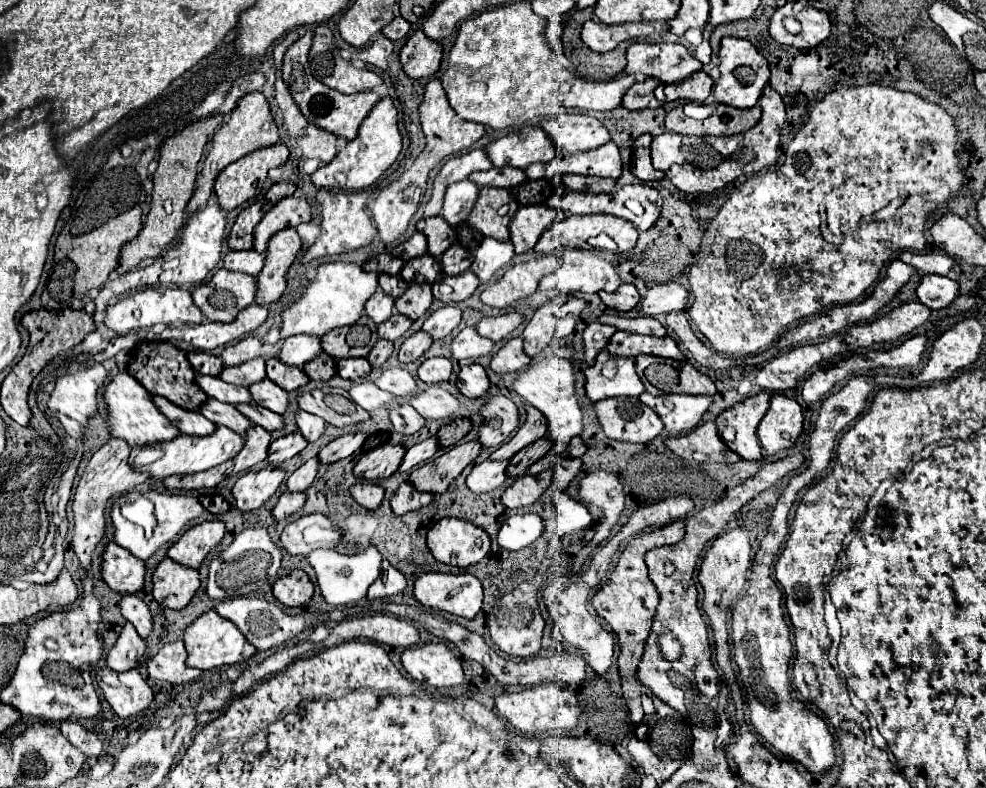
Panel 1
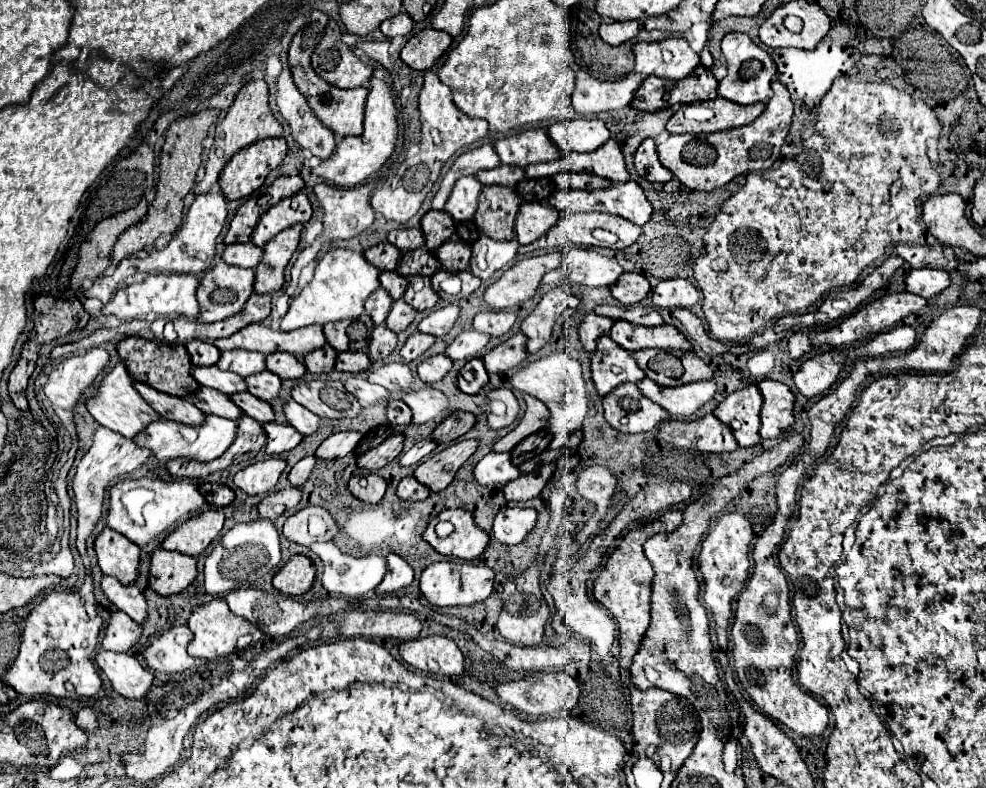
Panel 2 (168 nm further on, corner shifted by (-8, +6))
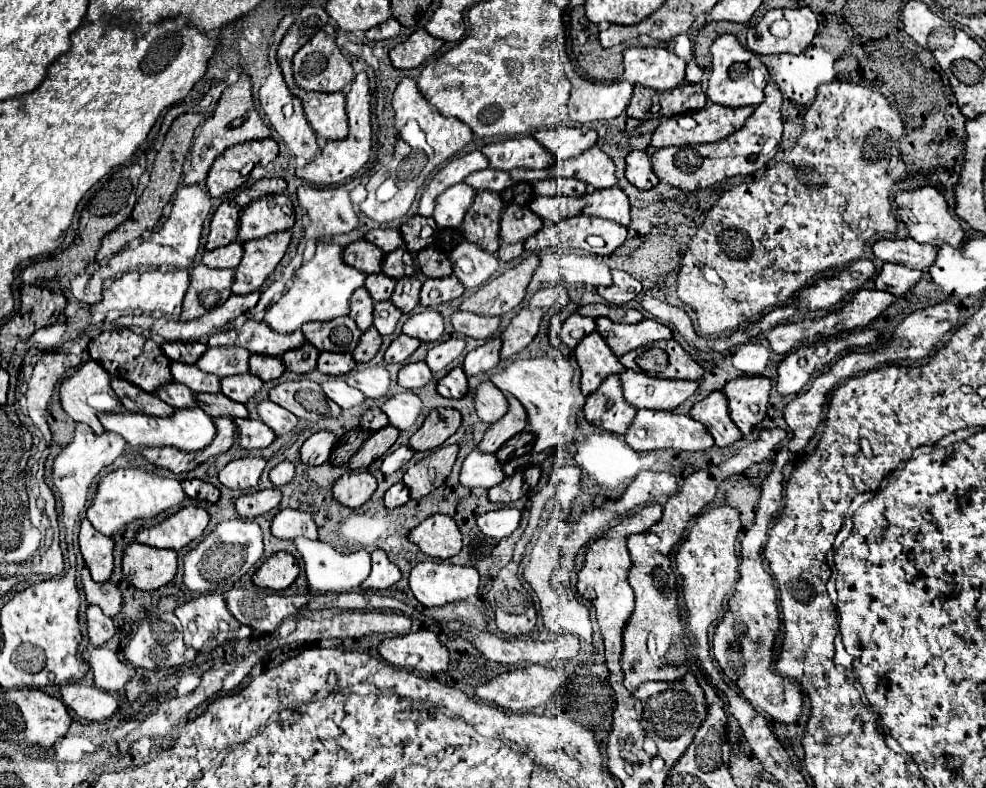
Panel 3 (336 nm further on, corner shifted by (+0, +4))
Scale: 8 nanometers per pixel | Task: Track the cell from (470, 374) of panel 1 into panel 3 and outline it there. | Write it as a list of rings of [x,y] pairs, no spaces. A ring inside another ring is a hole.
[[[453,368],[449,374],[445,374],[439,382],[437,382],[437,392],[443,398],[461,398],[467,392],[467,376],[461,368]]]

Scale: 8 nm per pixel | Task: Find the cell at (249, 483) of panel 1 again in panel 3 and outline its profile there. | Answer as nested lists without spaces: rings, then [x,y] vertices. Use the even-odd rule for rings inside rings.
[[[247,456],[247,458],[237,458],[227,462],[221,472],[217,474],[219,482],[225,488],[233,488],[233,490],[247,490],[257,486],[259,476],[265,468],[265,460],[257,458],[257,456]]]

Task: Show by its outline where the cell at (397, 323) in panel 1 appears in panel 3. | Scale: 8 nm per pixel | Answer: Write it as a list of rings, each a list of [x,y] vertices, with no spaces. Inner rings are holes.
[[[389,300],[385,302],[375,302],[373,310],[373,326],[377,328],[379,334],[393,334],[397,322],[401,318],[401,310],[397,310]]]

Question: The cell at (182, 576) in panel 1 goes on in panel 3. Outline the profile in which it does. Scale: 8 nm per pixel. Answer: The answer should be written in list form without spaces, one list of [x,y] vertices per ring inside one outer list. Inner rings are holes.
[[[131,542],[123,552],[123,574],[139,590],[157,590],[177,574],[177,554]]]

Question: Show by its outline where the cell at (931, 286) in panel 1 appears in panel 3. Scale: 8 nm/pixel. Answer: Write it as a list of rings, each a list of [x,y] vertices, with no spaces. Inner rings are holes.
[[[887,262],[887,264],[883,264],[883,270],[875,278],[875,288],[885,290],[893,296],[901,296],[913,284],[917,284],[921,274],[923,274],[921,270],[913,270],[913,268],[907,268],[907,266]]]

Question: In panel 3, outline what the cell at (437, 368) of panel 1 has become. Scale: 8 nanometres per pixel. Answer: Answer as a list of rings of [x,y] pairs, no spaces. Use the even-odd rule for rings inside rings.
[[[423,362],[405,364],[397,374],[397,384],[407,390],[417,390],[431,380],[431,370]]]

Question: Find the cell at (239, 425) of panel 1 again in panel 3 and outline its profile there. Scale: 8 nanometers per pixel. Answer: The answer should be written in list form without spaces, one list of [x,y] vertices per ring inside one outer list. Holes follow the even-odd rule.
[[[169,382],[167,386],[161,386],[155,394],[173,408],[193,408],[195,406],[195,394],[189,388],[181,386],[179,382]]]

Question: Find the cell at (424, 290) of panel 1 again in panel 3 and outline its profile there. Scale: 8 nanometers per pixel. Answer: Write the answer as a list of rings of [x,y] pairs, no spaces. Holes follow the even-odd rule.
[[[405,276],[399,278],[395,284],[395,292],[391,296],[391,302],[403,312],[409,314],[417,304],[419,304],[419,290],[421,290],[421,280],[419,276]]]

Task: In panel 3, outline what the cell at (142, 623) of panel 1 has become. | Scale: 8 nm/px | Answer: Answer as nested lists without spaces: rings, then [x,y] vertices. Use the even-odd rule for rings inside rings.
[[[87,568],[81,570],[83,592],[89,604],[97,604],[107,616],[115,616],[121,610],[121,592],[111,582],[93,582]]]

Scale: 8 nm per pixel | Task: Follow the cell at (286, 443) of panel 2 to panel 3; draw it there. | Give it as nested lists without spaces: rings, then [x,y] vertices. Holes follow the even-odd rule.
[[[233,418],[237,428],[237,444],[241,448],[253,450],[253,448],[265,448],[275,440],[275,434],[259,420],[249,418]]]

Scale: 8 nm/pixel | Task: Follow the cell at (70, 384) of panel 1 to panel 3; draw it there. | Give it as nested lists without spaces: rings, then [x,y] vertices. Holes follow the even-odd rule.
[[[45,352],[33,368],[33,376],[29,380],[27,398],[27,417],[33,424],[45,432],[47,422],[47,402],[51,400],[53,388],[61,376],[71,372],[81,364],[81,358],[71,352]]]

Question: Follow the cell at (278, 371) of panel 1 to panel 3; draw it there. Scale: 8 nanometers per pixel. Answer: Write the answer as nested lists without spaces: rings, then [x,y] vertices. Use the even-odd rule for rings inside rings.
[[[251,354],[249,358],[249,372],[259,376],[263,382],[275,380],[285,372],[285,366],[279,358],[265,356],[265,354]]]

